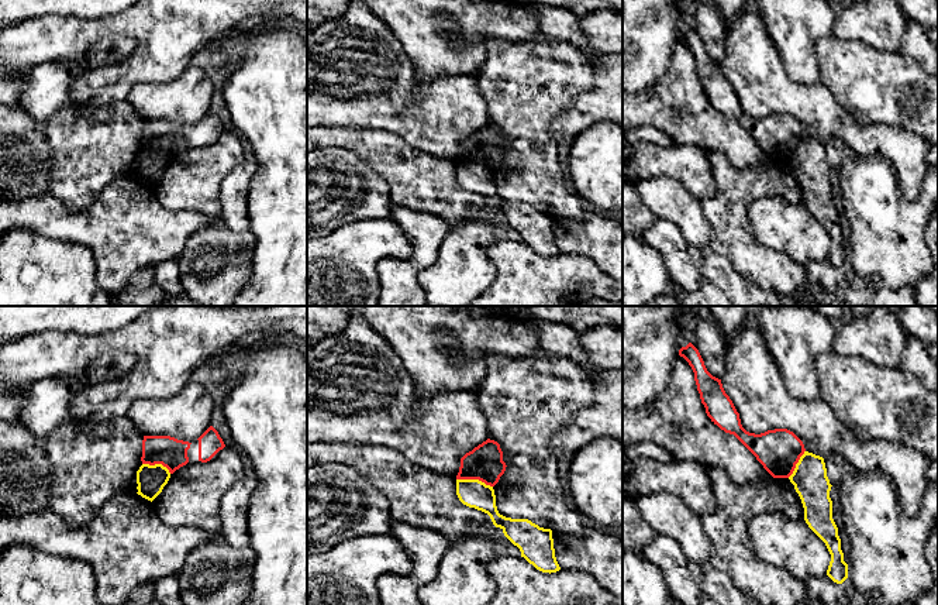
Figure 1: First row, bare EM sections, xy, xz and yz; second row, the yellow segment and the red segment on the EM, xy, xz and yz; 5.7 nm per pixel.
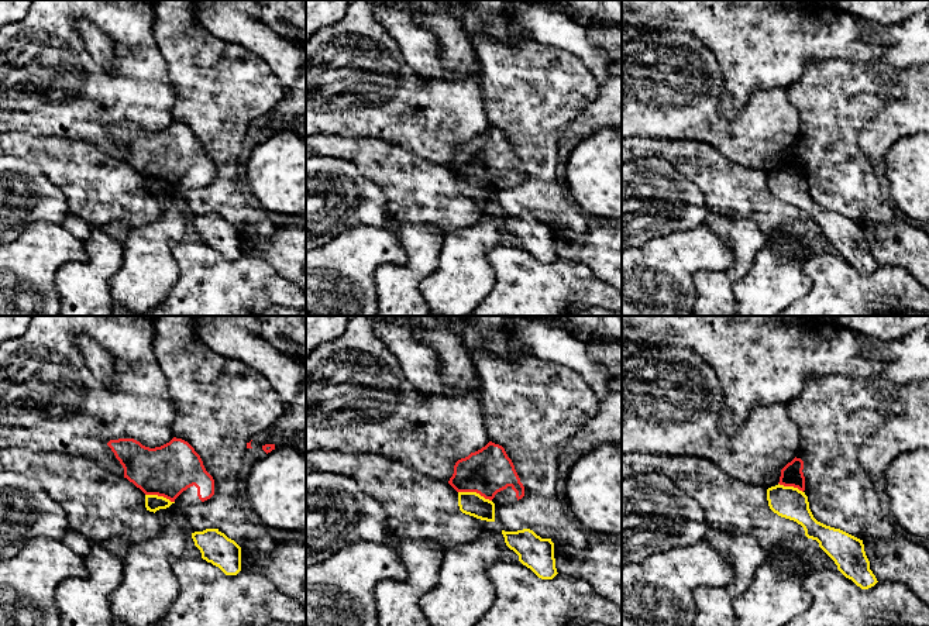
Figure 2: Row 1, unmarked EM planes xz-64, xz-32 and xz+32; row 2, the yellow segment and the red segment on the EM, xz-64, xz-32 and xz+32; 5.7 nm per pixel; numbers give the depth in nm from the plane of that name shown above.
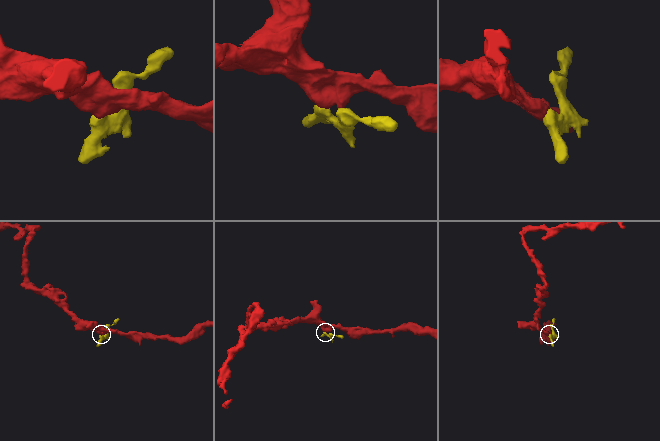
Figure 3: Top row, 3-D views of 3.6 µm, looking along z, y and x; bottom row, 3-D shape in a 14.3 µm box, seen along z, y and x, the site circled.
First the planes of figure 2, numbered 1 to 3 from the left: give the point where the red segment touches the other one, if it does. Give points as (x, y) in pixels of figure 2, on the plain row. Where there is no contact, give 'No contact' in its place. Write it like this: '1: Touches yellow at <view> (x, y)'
1: Touches yellow at xz-64 (160, 181)
2: Touches yellow at xz-32 (475, 176)
3: Touches yellow at xz+32 (791, 171)

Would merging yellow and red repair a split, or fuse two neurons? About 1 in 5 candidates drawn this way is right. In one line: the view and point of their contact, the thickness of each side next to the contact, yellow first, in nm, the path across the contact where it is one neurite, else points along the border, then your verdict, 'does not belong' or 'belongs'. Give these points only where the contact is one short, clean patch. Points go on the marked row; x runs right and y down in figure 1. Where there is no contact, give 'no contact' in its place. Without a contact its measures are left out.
contact xz (475, 480); calibres 160 and 200 nm; border xz (457, 478), (478, 478), (492, 487); does not belong

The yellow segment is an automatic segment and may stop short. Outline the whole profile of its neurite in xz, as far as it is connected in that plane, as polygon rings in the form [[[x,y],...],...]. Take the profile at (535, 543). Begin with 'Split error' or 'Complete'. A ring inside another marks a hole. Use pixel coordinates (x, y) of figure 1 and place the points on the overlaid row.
Complete. [[[456,479],[459,501],[487,513],[496,527],[520,549],[521,557],[542,573],[561,570],[554,549],[552,530],[539,527],[528,519],[511,519],[499,513],[494,489],[479,479]]]

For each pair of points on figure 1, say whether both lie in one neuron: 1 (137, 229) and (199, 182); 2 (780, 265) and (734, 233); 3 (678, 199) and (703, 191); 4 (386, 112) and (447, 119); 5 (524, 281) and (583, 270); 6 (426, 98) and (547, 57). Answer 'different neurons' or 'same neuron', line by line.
1: different neurons
2: same neuron
3: different neurons
4: same neuron
5: same neuron
6: different neurons

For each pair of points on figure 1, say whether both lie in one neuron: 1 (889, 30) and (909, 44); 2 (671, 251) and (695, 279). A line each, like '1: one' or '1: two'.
1: two
2: one

